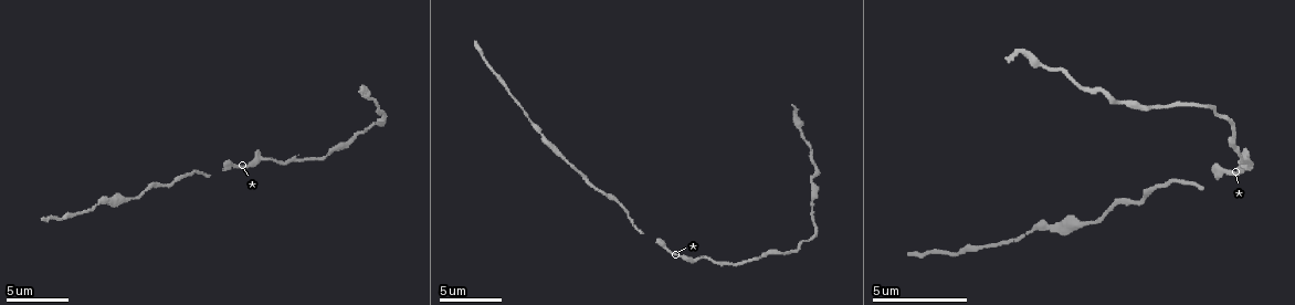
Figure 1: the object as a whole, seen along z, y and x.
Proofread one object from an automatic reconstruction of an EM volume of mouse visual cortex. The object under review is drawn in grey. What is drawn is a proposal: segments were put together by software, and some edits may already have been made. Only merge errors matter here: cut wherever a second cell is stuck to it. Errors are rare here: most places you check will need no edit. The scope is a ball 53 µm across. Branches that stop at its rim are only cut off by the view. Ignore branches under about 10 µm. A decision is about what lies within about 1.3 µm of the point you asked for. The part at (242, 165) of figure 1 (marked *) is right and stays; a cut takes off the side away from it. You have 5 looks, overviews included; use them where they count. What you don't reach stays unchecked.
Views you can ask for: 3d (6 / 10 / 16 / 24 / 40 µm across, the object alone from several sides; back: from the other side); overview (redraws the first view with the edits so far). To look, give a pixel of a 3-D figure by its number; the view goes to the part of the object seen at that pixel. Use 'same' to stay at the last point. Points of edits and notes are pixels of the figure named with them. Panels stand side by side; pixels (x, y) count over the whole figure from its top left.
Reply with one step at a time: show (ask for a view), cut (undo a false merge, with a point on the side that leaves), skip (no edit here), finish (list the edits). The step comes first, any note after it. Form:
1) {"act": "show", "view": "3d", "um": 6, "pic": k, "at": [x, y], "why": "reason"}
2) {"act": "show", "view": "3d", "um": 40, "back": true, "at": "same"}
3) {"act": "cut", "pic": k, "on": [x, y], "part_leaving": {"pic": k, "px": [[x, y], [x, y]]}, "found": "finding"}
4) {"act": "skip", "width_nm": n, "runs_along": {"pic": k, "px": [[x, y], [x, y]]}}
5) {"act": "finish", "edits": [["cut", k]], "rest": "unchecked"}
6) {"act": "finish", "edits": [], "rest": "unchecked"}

{"act": "show", "view": "3d", "um": 10, "pic": 1, "at": [1240, 160], "why": "calibre changes"}

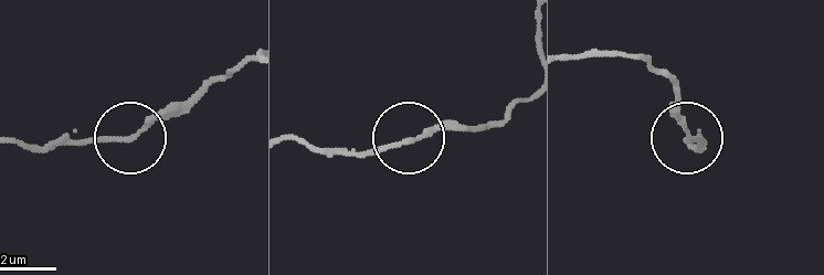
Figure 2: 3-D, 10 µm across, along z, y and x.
{"act": "skip", "found": "all the same cell"}

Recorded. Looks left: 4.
{"act": "show", "view": "3d", "um": 16, "pic": 1, "at": [1163, 106]}

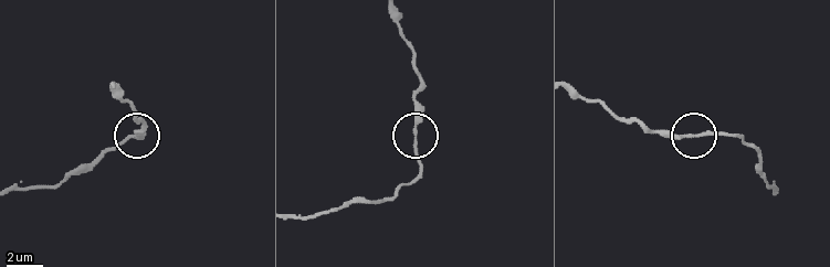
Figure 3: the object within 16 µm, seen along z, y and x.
{"act": "skip", "runs_along": {"pic": 3, "px": [[294, 216], [387, 200], [413, 177], [419, 145], [413, 93]]}, "found": "one cell here"}

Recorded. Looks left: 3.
{"act": "show", "view": "3d", "um": 6, "pic": 1, "at": [564, 156], "why": "sudden change in width"}

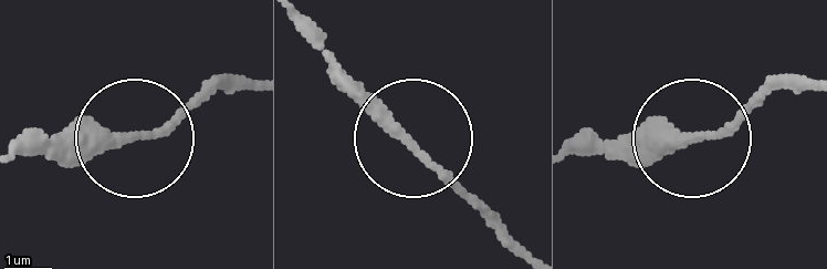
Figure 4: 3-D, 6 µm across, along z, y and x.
{"act": "skip", "runs_along": {"pic": 4, "px": [[252, 79], [205, 82], [138, 138], [43, 138]]}, "found": "all the same cell"}

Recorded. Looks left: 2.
{"act": "finish", "edits": [], "rest": "unchecked"}

